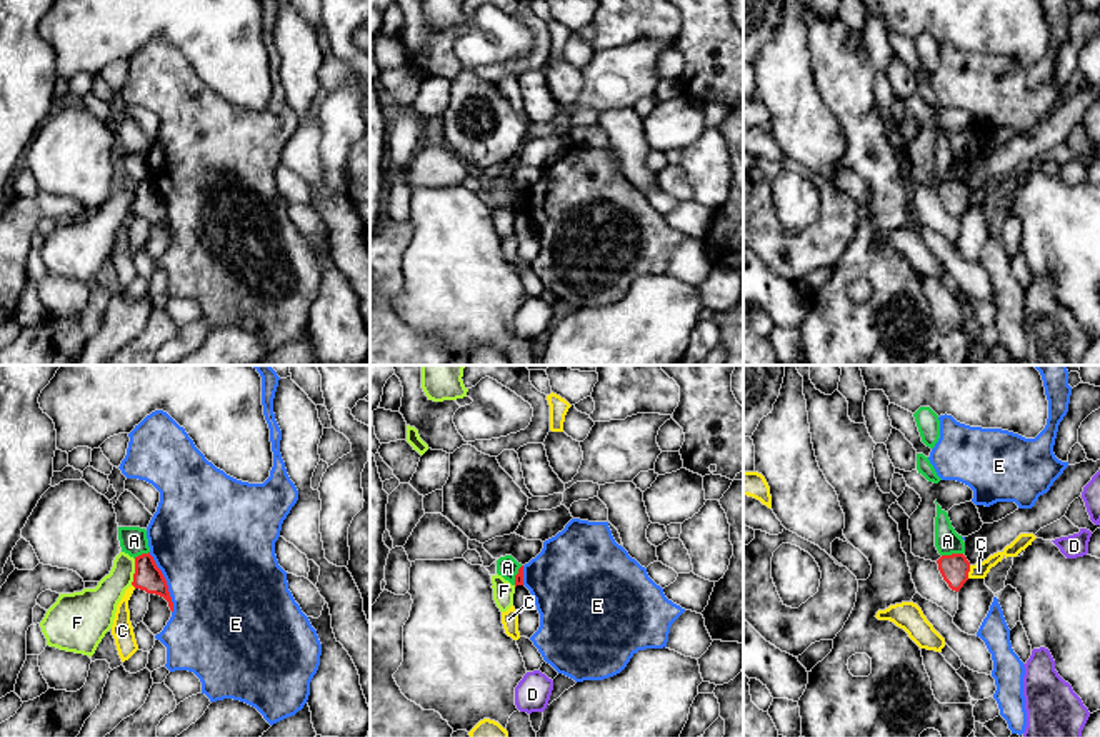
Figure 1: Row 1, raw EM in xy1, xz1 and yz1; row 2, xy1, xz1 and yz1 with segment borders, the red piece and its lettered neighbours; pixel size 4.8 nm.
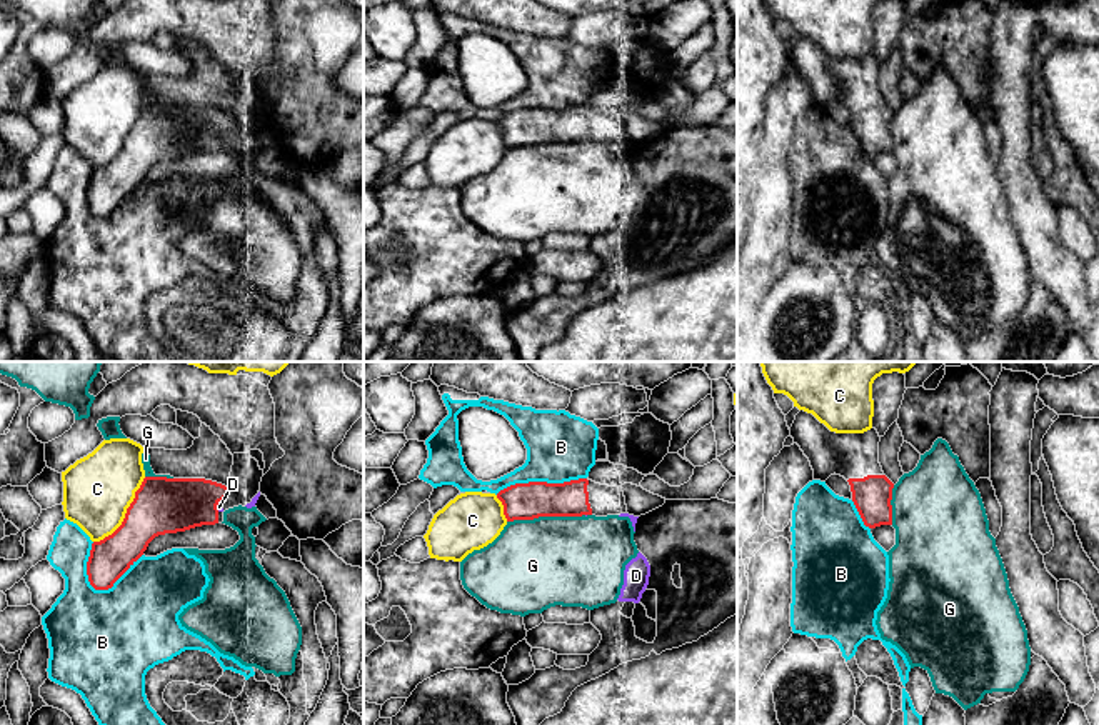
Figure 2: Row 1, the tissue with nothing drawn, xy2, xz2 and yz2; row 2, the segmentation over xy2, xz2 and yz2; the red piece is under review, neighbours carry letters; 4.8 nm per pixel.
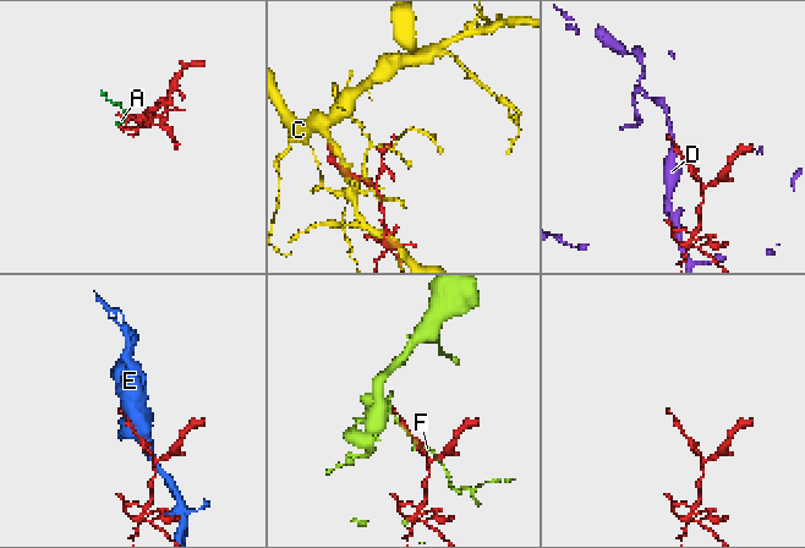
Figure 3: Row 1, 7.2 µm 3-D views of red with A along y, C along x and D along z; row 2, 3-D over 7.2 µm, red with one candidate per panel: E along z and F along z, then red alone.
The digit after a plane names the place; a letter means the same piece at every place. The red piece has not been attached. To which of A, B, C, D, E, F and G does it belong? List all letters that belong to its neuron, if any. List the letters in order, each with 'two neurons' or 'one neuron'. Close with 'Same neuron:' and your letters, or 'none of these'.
A: two neurons
B: two neurons
C: two neurons
D: two neurons
E: two neurons
F: two neurons
G: two neurons
Same neuron: none of these

